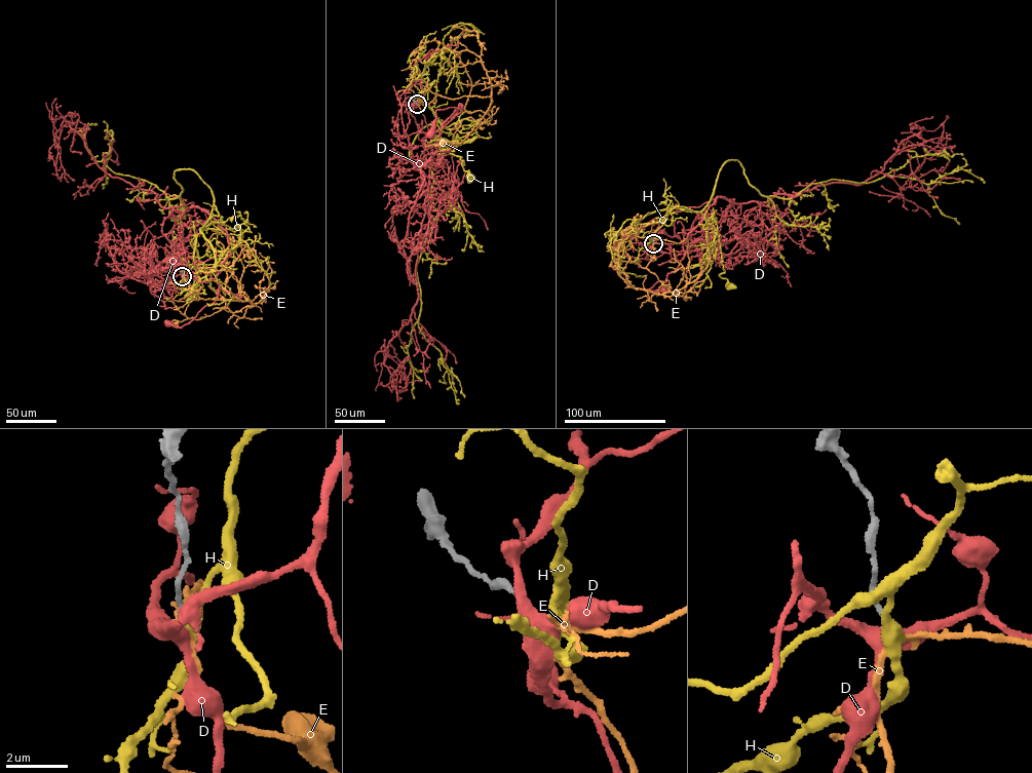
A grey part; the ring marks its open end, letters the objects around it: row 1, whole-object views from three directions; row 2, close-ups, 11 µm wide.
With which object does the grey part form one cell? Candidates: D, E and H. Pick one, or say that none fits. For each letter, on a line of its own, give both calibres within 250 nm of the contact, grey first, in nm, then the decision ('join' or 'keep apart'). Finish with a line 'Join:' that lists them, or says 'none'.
D: calibres 150 and 480 nm; keep apart
E: calibres 150 and 130 nm; join
H: calibres 150 and 360 nm; keep apart
Join: E

